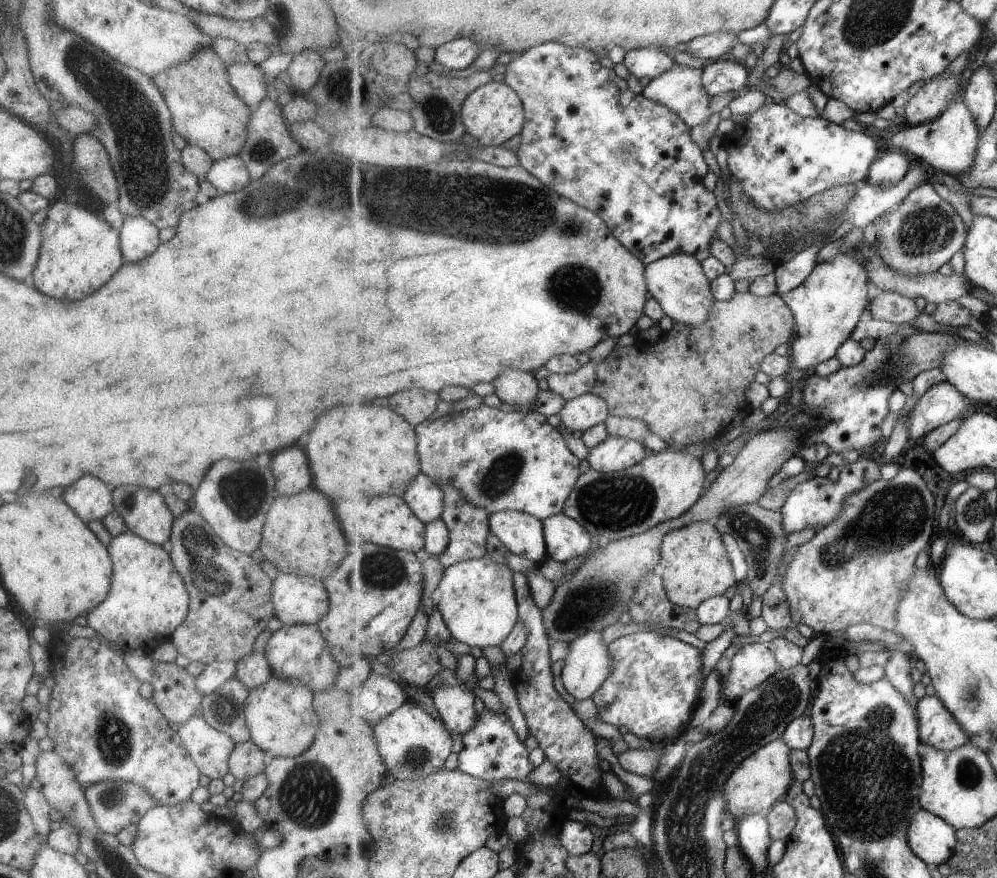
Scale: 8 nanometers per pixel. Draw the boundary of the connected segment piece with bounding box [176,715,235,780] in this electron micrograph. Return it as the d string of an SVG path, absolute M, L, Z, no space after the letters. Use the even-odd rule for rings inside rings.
M191 716L176 732L199 774L222 779L228 773L227 760L235 742L209 726L202 716Z

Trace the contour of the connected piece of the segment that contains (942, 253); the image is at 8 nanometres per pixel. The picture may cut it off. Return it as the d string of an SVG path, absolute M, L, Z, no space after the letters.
M933 182L917 187L900 206L875 221L881 259L889 268L903 276L921 276L937 272L967 242L967 226L961 214L933 188Z

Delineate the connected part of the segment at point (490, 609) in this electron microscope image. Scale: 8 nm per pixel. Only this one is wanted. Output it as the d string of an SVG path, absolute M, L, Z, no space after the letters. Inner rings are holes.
M471 558L463 560L445 569L444 575L431 596L436 611L440 612L452 633L454 640L469 647L480 649L487 646L499 646L519 623L519 602L514 584L514 572L503 562L489 558Z

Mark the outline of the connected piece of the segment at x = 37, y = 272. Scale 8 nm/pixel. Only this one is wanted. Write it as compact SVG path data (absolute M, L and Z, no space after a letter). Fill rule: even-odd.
M63 200L53 202L49 206L47 216L41 224L39 257L33 270L33 286L53 298L63 300L81 300L83 296L99 290L113 274L124 264L119 251L119 234L105 222L100 220L89 208L78 203L67 203Z

